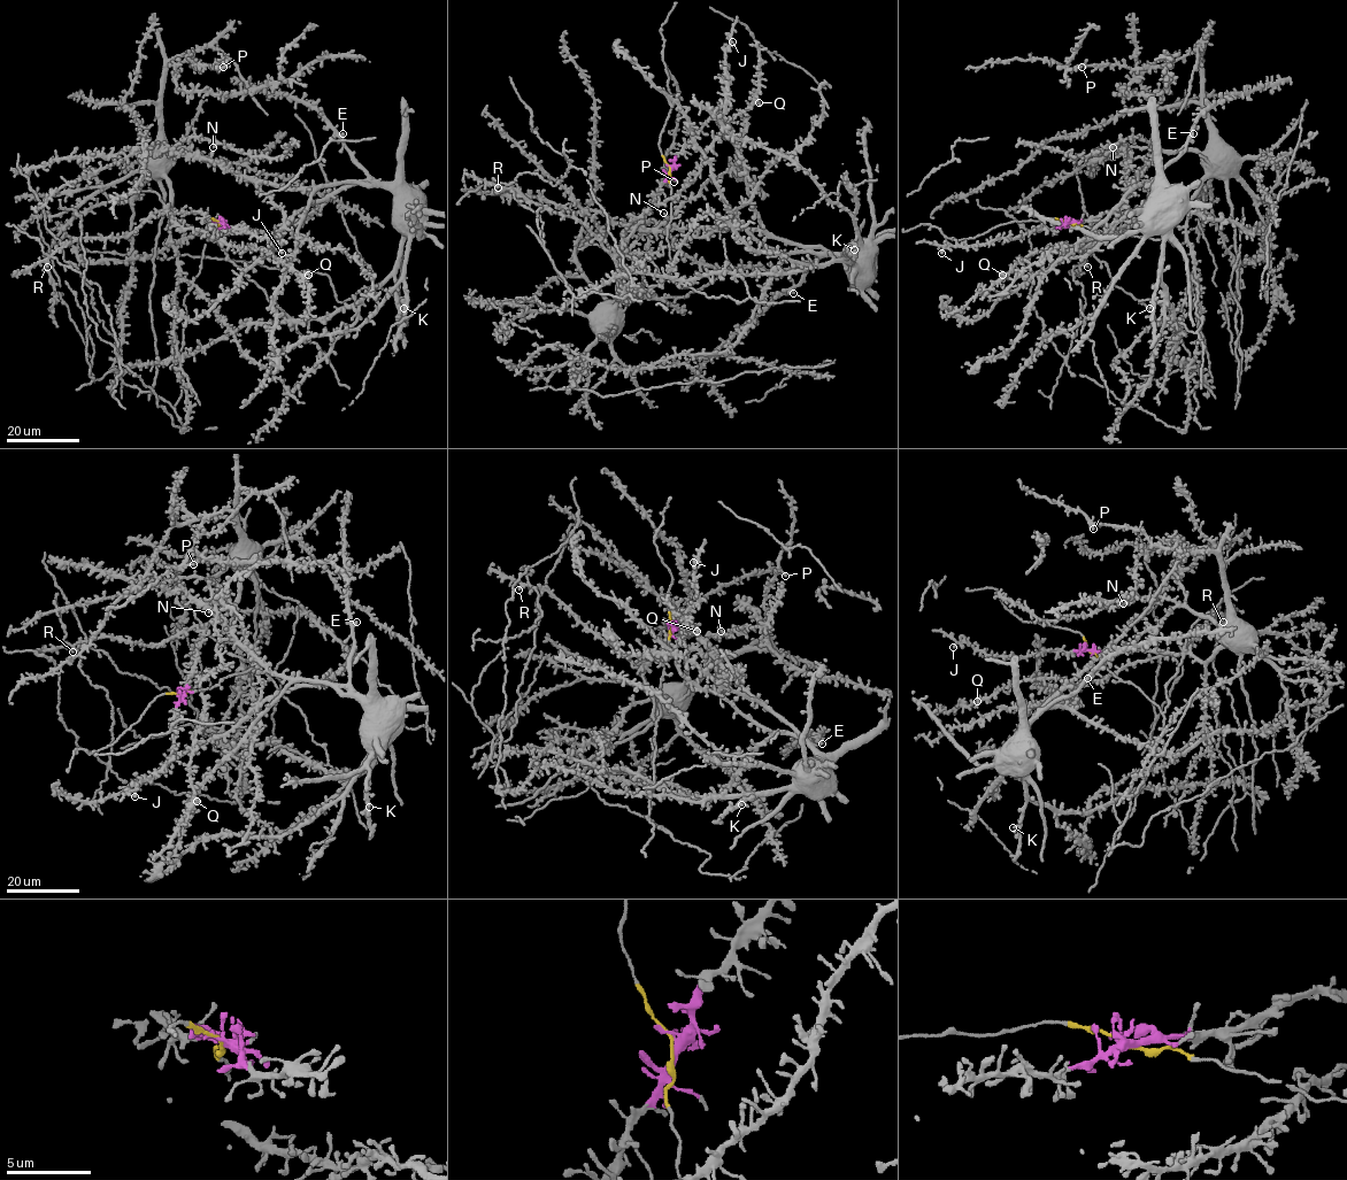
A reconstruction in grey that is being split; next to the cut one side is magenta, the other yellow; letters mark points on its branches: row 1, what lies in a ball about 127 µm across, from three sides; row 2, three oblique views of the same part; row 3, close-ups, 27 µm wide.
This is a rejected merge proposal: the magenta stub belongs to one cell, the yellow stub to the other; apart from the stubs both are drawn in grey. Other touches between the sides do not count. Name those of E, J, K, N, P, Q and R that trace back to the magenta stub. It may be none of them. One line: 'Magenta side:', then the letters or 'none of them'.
Magenta side: J, N, P, Q, R

